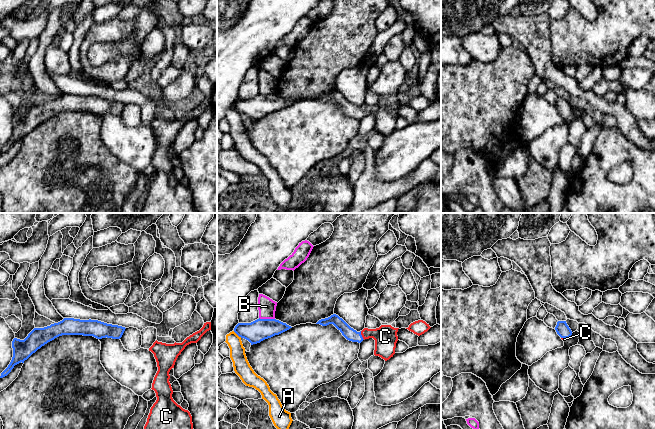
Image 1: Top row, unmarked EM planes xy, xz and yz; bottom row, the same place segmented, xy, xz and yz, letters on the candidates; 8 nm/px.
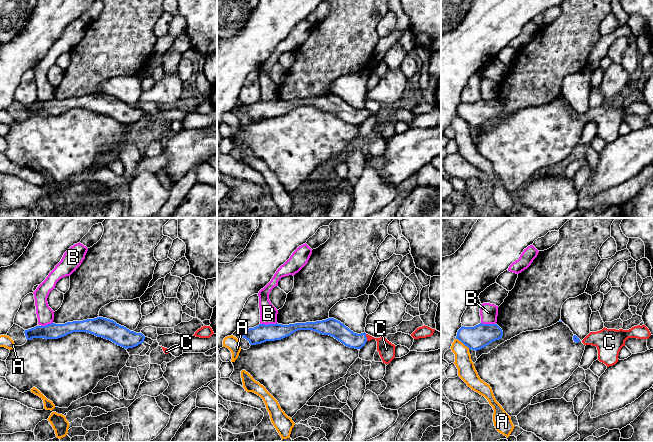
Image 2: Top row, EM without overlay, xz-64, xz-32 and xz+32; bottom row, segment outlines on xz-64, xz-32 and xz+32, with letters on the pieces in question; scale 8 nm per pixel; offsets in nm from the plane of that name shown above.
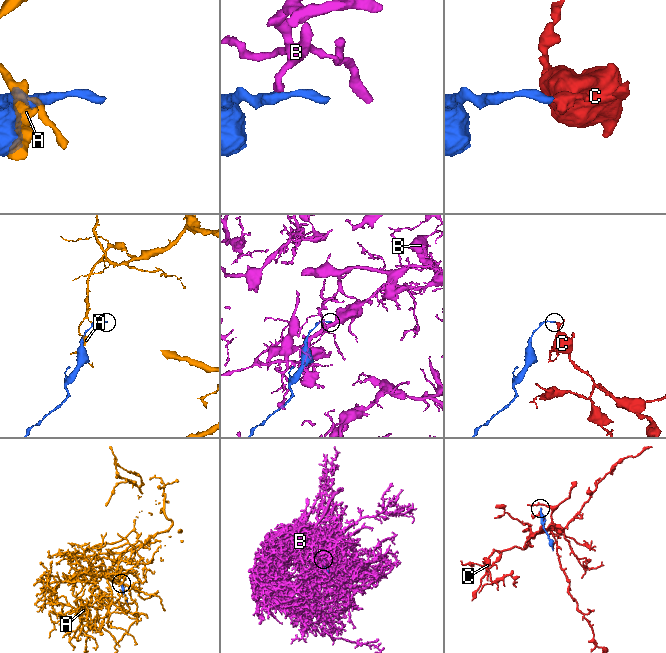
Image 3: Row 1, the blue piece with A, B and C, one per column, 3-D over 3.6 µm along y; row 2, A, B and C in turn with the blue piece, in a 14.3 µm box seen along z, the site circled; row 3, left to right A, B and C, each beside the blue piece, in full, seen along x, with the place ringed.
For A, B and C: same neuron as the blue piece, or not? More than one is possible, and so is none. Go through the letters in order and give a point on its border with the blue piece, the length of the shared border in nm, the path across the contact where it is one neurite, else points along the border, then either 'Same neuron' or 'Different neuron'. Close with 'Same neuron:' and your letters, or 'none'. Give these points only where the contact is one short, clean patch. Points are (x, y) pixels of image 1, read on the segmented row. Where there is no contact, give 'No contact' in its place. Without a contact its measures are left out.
A: Touches blue at xz (237, 334). Shared border 90 nm. Boundary: xz (233, 331), (241, 337). Different neuron
B: Touches blue at xz (267, 319). Shared border 130 nm. Boundary: xz (259, 317), (274, 319). Different neuron
C: Touches blue at xz (361, 335). Shared border 80 nm. Path across: xz (349, 333), (361, 335), (379, 334), (385, 336). Same neuron
Same neuron: C

